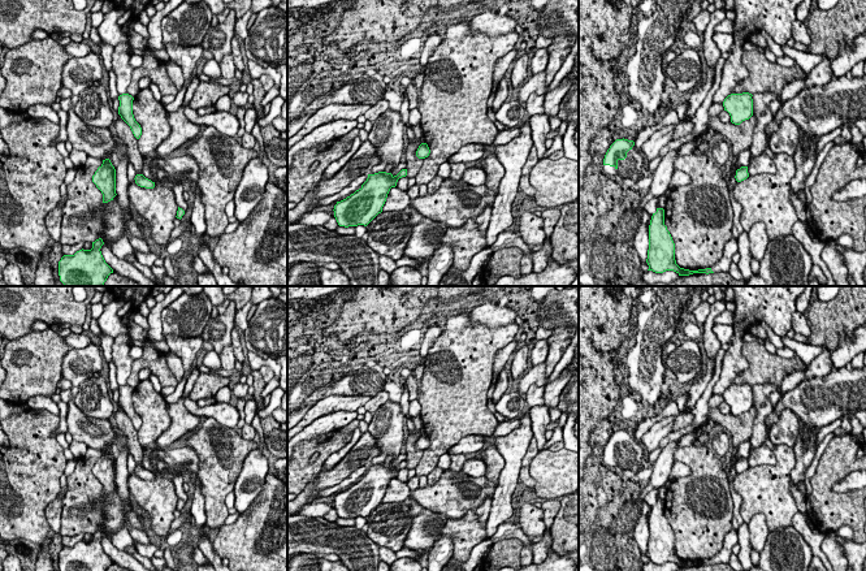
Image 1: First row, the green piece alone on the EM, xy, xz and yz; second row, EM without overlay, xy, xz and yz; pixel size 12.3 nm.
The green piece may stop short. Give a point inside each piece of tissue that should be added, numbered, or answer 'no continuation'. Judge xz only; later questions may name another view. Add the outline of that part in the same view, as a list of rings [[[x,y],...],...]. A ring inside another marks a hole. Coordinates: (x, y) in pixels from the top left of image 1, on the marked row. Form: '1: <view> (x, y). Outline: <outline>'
no continuation

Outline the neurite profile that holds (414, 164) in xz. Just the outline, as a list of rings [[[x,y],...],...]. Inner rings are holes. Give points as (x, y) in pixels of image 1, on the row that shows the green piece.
[[[415,125],[413,127],[413,134],[415,134],[415,140],[410,142],[407,150],[406,150],[406,157],[407,157],[407,177],[412,178],[416,177],[417,172],[420,170],[421,165],[423,165],[423,159],[419,159],[416,156],[416,151],[419,148],[420,143],[420,138],[423,137],[423,129],[421,125]]]

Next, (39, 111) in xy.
[[[36,104],[27,109],[30,118],[47,118],[55,124],[59,124],[59,114],[52,105]]]

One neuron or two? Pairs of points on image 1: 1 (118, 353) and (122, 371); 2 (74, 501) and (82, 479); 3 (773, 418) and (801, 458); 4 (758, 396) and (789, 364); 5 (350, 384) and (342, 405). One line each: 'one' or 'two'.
1: one
2: one
3: two
4: two
5: two

